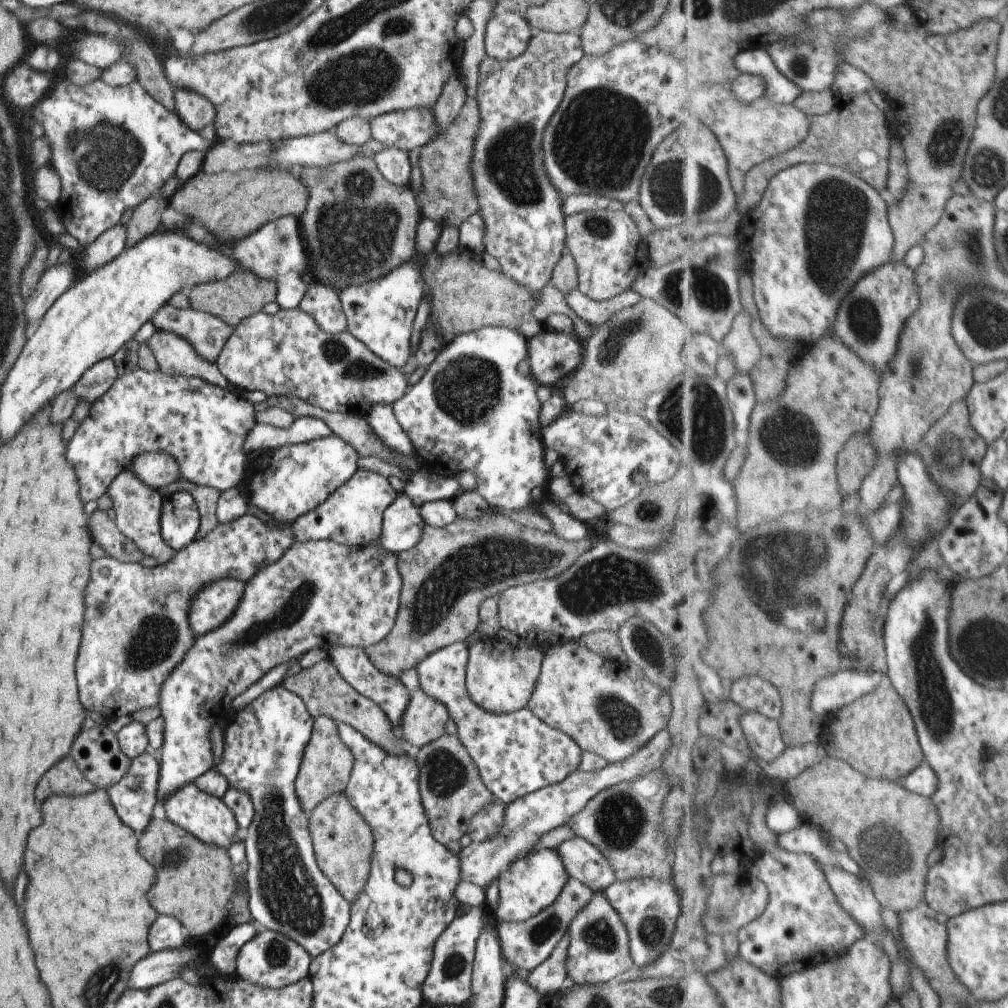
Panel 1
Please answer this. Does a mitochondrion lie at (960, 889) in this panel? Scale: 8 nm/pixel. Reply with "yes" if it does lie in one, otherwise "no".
no

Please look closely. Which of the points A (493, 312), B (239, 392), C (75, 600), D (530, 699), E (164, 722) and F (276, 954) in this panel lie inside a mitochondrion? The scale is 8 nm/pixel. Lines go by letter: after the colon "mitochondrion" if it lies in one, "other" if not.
A: other
B: other
C: other
D: other
E: other
F: mitochondrion

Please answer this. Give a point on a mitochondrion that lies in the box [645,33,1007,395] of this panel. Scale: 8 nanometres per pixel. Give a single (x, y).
(836, 212)

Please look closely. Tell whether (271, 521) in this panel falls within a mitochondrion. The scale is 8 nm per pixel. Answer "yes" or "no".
no

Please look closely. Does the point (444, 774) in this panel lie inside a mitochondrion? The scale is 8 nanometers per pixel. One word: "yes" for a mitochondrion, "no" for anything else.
yes

